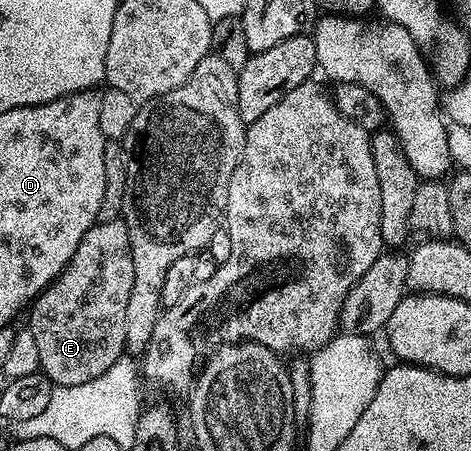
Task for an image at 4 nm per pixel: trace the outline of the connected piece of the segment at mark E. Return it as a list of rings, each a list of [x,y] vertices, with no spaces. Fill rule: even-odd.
[[[121,218],[107,220],[106,222],[97,222],[85,233],[83,240],[79,240],[79,248],[75,248],[75,256],[67,264],[67,268],[59,277],[41,293],[33,299],[31,309],[28,311],[29,322],[27,328],[31,336],[35,336],[35,345],[39,347],[39,364],[41,365],[40,373],[46,374],[53,382],[54,386],[74,386],[75,384],[87,384],[87,380],[95,380],[103,376],[125,353],[125,337],[127,336],[127,299],[131,297],[131,284],[135,284],[135,264],[131,260],[131,240],[129,239],[129,229],[127,224]]]

